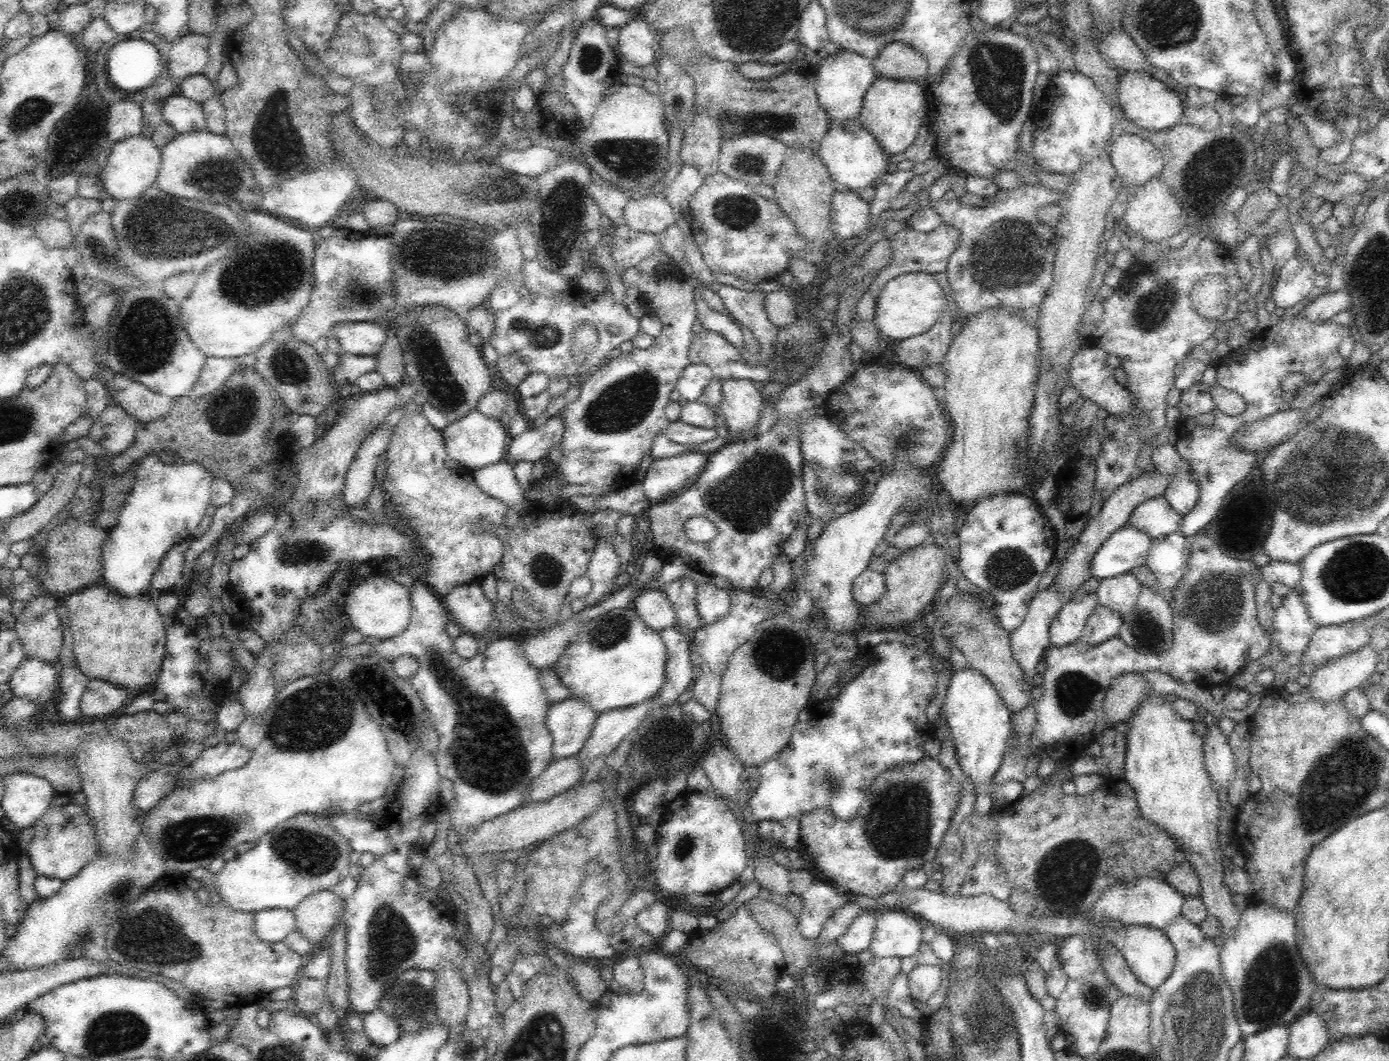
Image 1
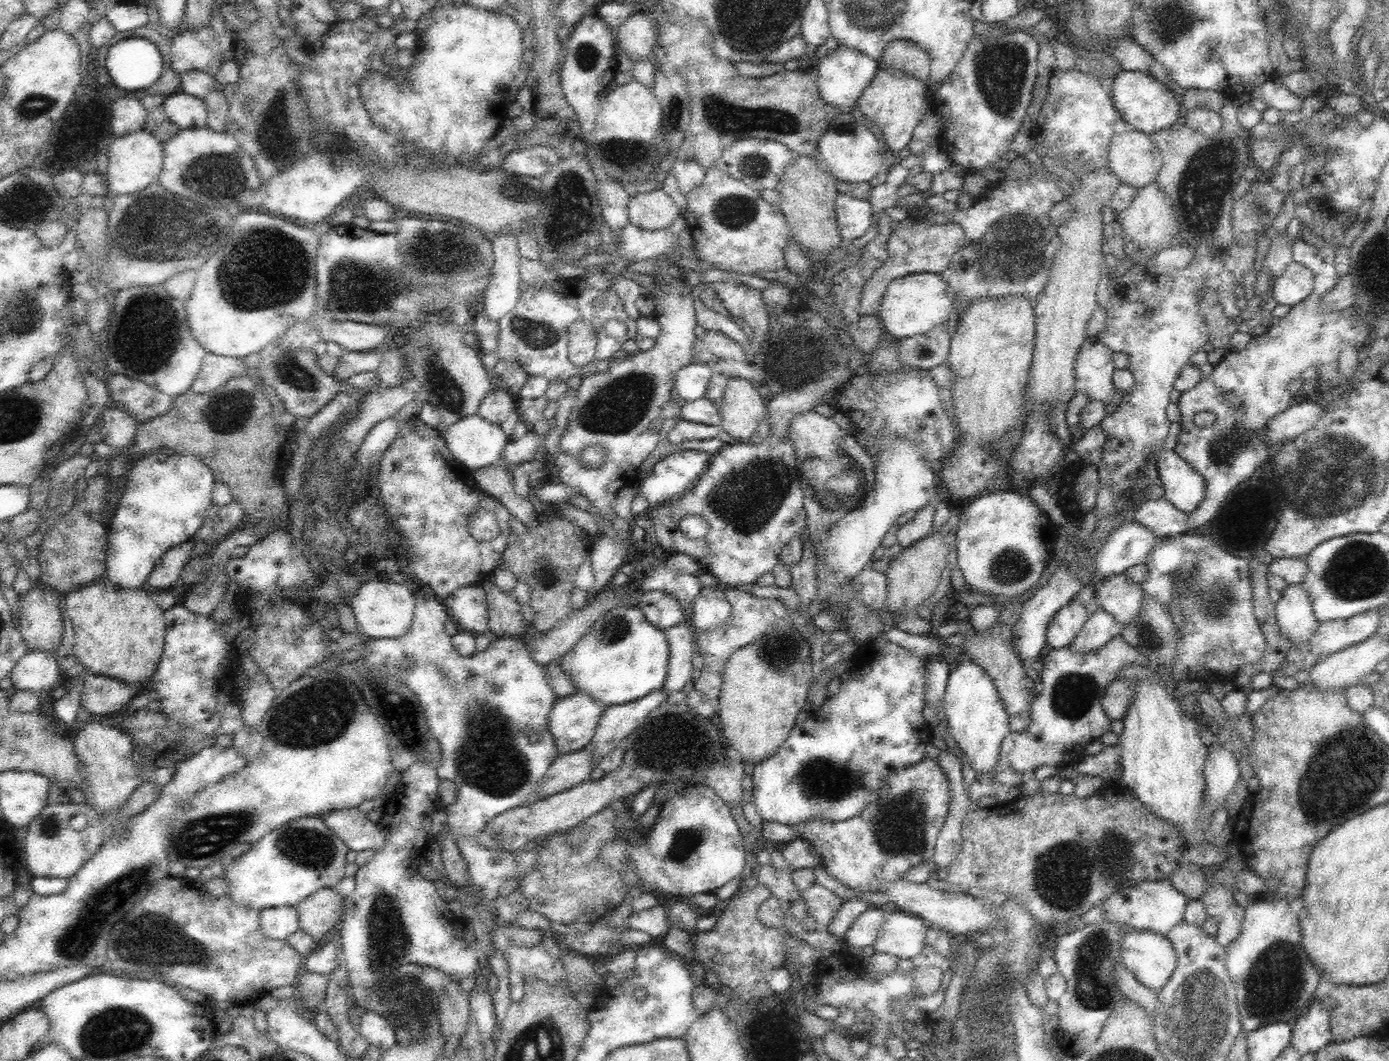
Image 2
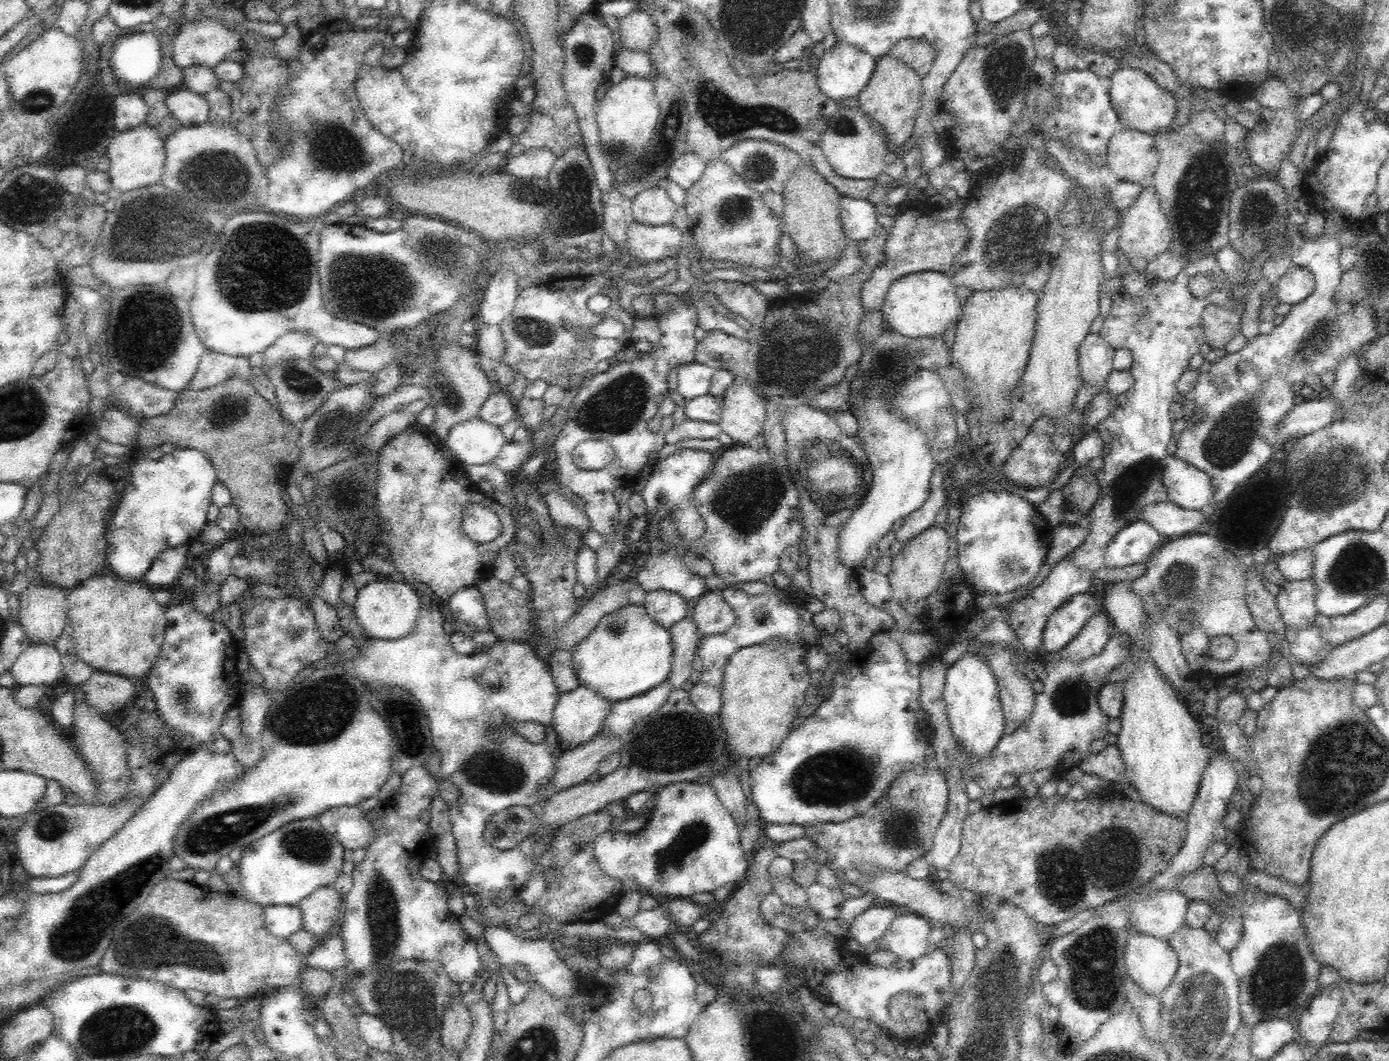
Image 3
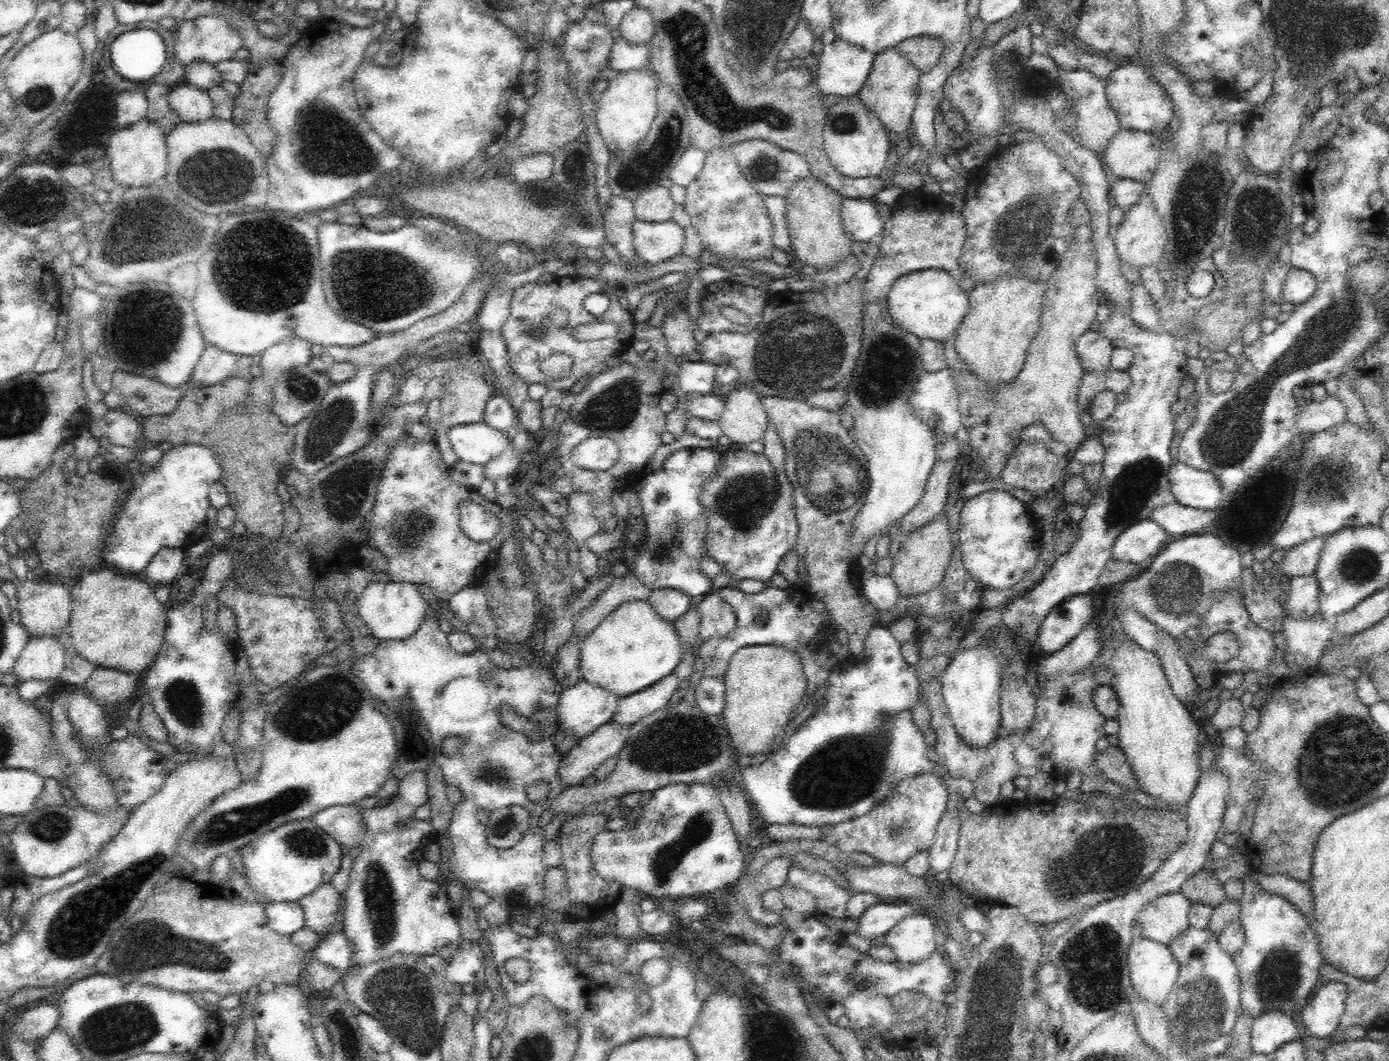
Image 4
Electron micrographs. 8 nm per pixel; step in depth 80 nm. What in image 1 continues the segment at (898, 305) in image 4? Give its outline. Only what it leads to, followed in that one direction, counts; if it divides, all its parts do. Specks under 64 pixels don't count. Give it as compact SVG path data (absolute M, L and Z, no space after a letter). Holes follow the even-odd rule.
M907 273L892 278L882 288L872 323L880 334L896 343L903 343L930 330L946 306L945 293L934 276L927 273Z

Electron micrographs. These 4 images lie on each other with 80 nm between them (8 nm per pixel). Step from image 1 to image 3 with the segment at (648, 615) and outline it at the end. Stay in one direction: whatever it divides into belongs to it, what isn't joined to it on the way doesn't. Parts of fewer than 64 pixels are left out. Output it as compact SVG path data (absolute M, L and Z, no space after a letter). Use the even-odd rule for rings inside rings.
M659 591L647 592L642 606L648 615L662 627L670 628L679 620L689 616L691 603L674 592Z

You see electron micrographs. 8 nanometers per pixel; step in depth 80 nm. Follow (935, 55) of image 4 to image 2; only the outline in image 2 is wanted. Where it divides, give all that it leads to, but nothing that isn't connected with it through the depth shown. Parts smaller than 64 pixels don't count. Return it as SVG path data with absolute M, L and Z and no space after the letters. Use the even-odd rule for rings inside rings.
M896 39L884 48L878 60L880 67L896 69L926 82L931 71L931 56L908 40Z

